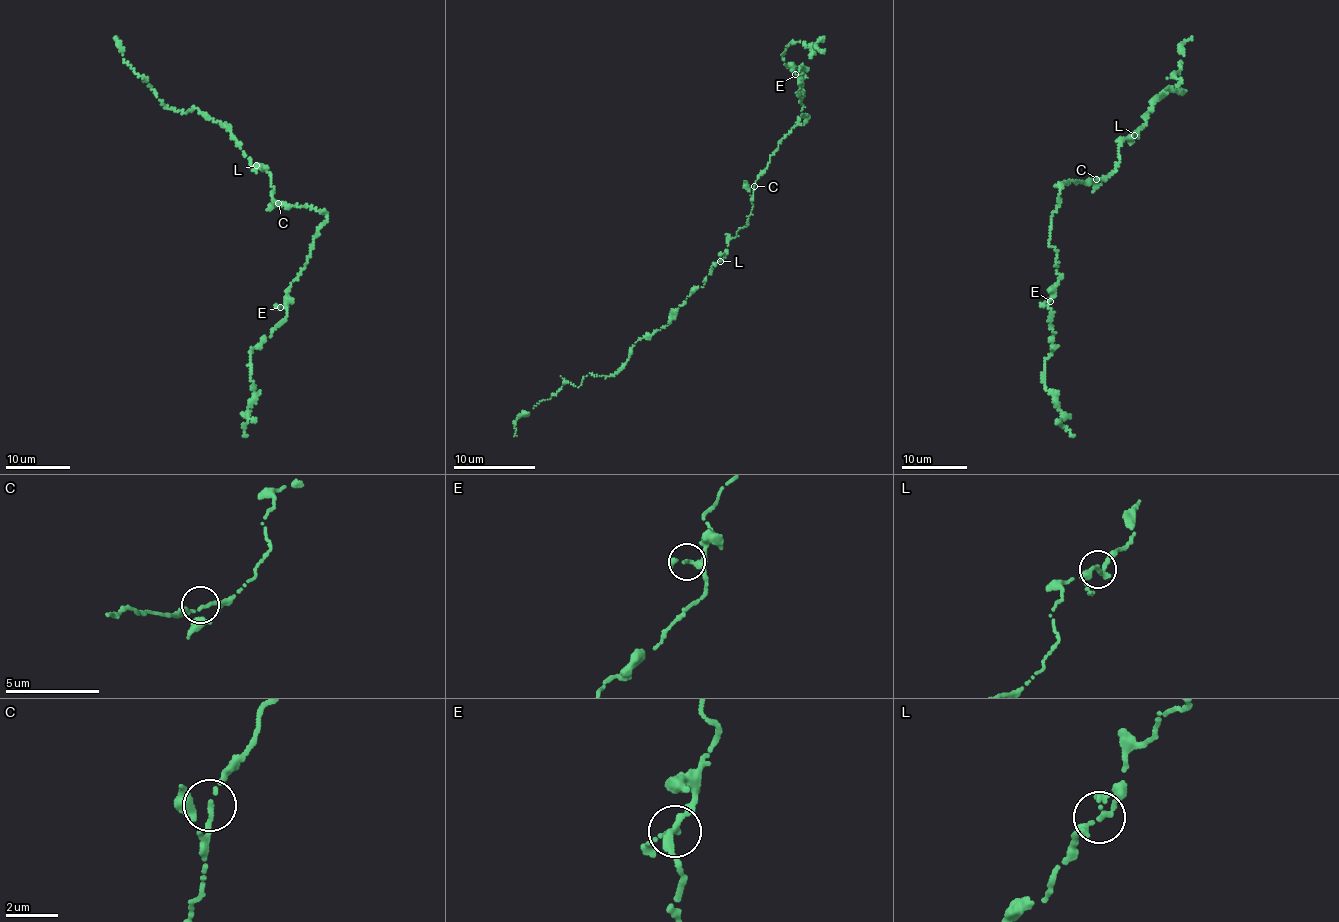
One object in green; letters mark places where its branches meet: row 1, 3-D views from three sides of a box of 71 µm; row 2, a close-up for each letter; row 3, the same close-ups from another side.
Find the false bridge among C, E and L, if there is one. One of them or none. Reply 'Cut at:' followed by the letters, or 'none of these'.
Cut at: none of these

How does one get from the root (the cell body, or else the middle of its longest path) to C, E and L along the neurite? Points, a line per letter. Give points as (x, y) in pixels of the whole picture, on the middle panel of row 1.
C: (763, 171), (754, 186)
E: (763, 171), (779, 141), (808, 115), (801, 111), (805, 91), (803, 97), (796, 92), (803, 80), (795, 74)
L: (763, 171), (755, 181), (748, 225), (739, 228), (736, 236), (729, 241), (726, 255), (719, 261)

